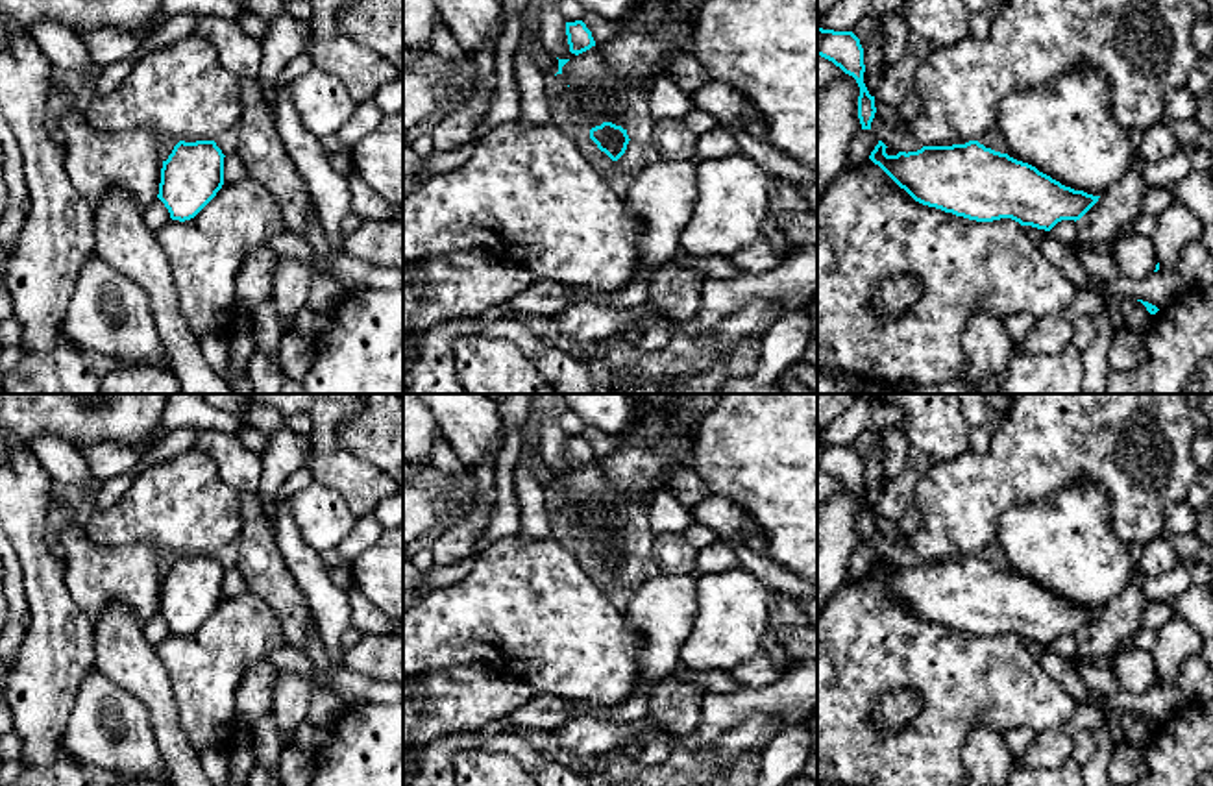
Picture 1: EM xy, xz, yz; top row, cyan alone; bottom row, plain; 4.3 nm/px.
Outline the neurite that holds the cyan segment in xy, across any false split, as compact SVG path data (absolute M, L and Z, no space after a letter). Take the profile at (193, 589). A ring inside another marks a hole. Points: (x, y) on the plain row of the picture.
M179 555L161 583L157 612L172 634L194 632L224 599L224 568L214 555Z

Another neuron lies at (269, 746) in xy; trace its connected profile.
M272 712L264 714L253 727L253 753L259 766L264 769L277 773L279 758L285 749L281 734L276 727Z

